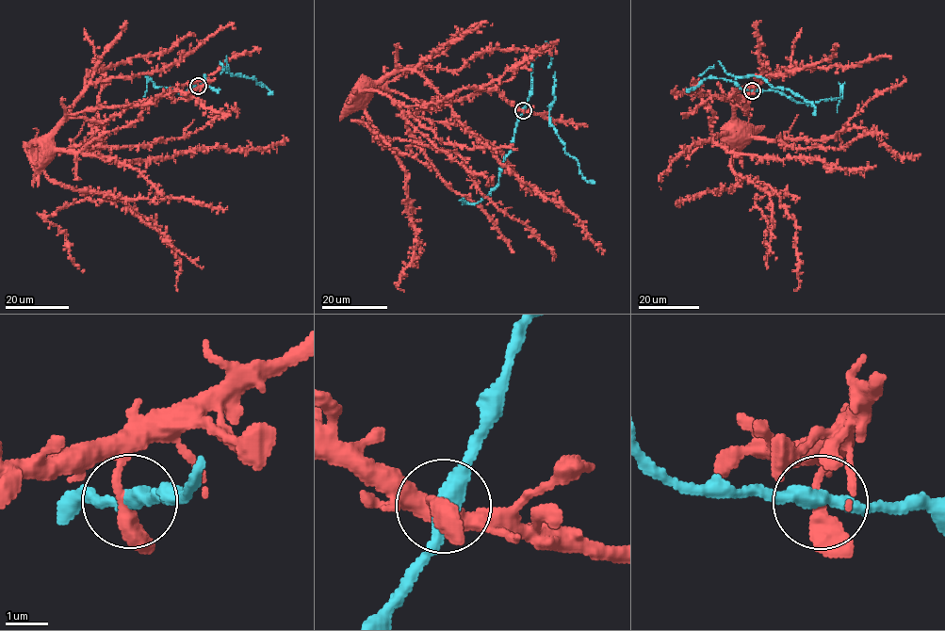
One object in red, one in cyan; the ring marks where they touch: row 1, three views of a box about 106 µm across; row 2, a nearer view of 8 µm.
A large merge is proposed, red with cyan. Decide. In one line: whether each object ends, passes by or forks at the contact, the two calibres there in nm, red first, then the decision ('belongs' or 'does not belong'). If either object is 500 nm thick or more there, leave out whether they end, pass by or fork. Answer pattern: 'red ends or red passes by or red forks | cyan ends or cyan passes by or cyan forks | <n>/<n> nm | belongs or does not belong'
red passes by | cyan passes by | 320/360 nm | does not belong

